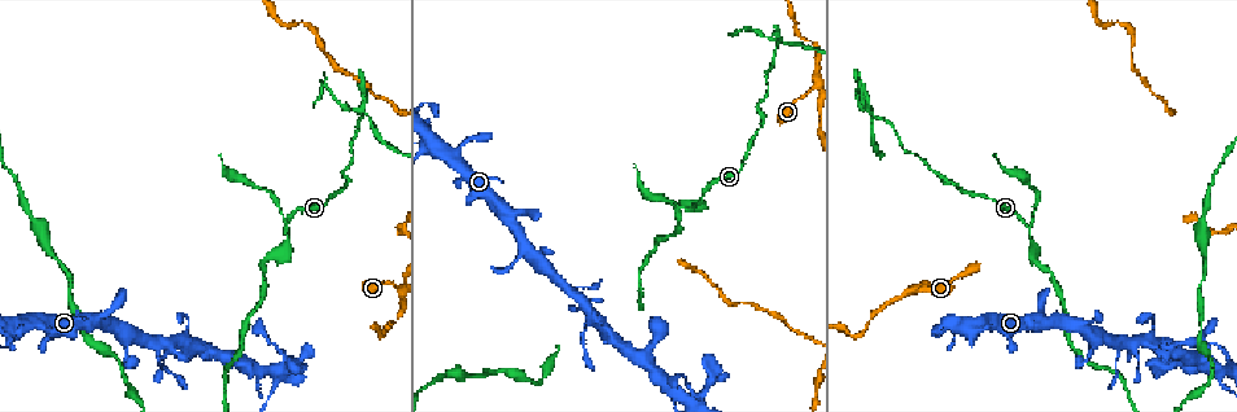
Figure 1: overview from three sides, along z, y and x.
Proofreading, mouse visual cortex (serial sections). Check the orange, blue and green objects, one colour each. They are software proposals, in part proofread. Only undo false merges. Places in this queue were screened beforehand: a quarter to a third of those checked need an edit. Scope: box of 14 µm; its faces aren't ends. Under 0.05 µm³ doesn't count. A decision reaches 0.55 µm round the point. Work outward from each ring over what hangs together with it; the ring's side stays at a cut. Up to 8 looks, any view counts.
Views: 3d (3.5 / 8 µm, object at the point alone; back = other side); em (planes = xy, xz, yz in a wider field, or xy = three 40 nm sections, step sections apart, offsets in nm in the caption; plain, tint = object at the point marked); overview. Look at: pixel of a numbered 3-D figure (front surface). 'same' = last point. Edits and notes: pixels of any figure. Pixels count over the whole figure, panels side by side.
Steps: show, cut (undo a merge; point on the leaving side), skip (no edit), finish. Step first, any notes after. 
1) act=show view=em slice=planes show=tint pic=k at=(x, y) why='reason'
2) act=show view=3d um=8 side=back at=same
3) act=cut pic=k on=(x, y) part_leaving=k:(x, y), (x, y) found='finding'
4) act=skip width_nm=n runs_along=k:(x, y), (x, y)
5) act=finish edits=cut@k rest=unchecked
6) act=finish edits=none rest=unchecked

act=show view=3d um=3.5 pic=1 at=(794, 27) why='abrupt turn'

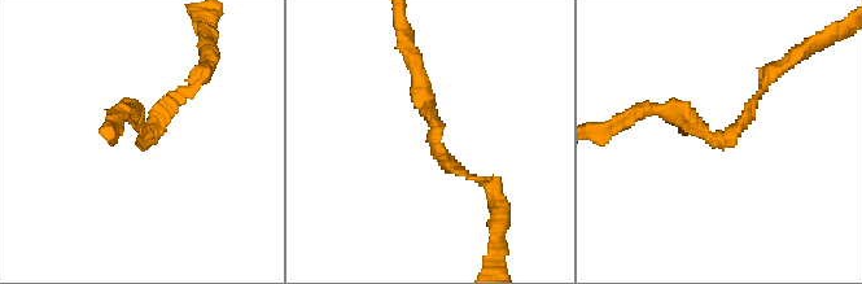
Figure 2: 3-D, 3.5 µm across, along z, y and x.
act=show view=em slice=xy step=2 show=tint pic=2 at=(717, 139) arm_widths_nm=100,200

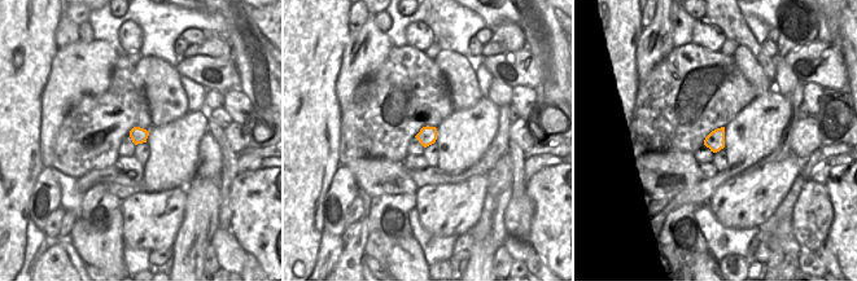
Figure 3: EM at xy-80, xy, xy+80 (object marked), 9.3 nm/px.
act=show view=em slice=xy step=5 show=tint at=same why='cut it another way'

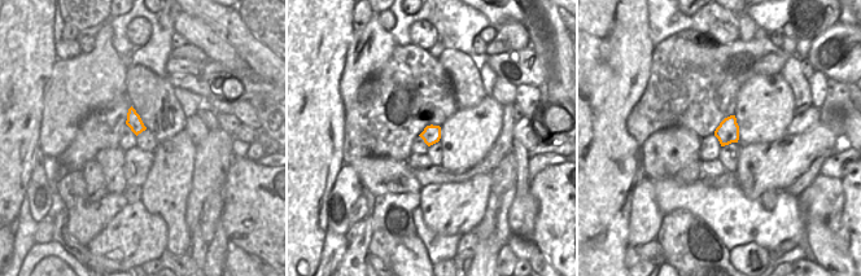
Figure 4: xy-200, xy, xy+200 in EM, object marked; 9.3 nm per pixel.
act=skip runs_along=2:(478, 180), (442, 158), (414, 68) found='one cell here'

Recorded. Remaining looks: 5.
act=show view=3d um=3.5 pic=1 at=(870, 110) why='abrupt turn'

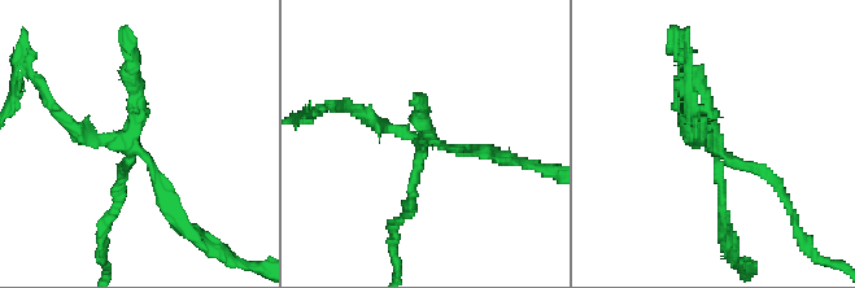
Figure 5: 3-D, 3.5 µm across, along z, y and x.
act=show view=em slice=planes show=tint pic=5 at=(720, 151) why='shape alone is not enough'

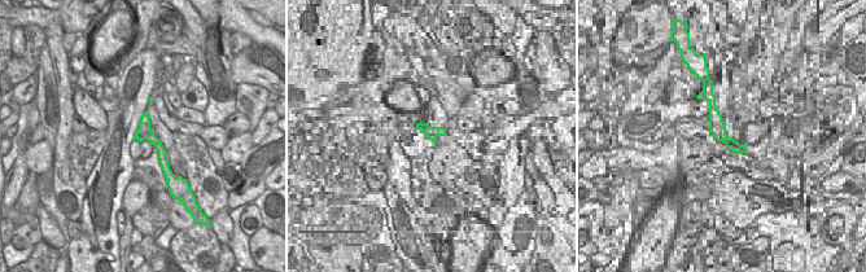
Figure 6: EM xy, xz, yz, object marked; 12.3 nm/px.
act=cut pic=5 on=(722, 191) found='a second cell is stuck on'

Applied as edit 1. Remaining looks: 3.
act=show view=em slice=xy step=3 show=tint pic=1 at=(284, 226) why='thin arm on a thick one'

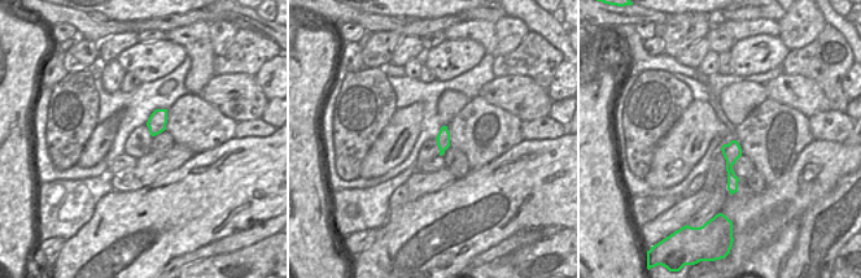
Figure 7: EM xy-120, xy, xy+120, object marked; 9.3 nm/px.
act=show view=3d um=3.5 at=same why='wider look'

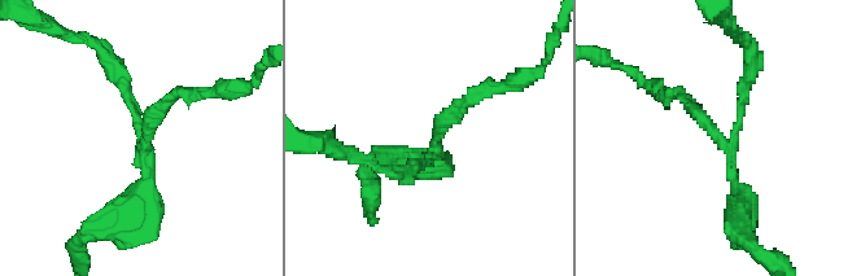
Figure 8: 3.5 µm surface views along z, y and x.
act=cut pic=8 on=(127, 95) width_nm=120 found='two cells meet here'

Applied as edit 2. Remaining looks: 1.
act=finish edits=cut@5,cut@8 rest=unchecked

